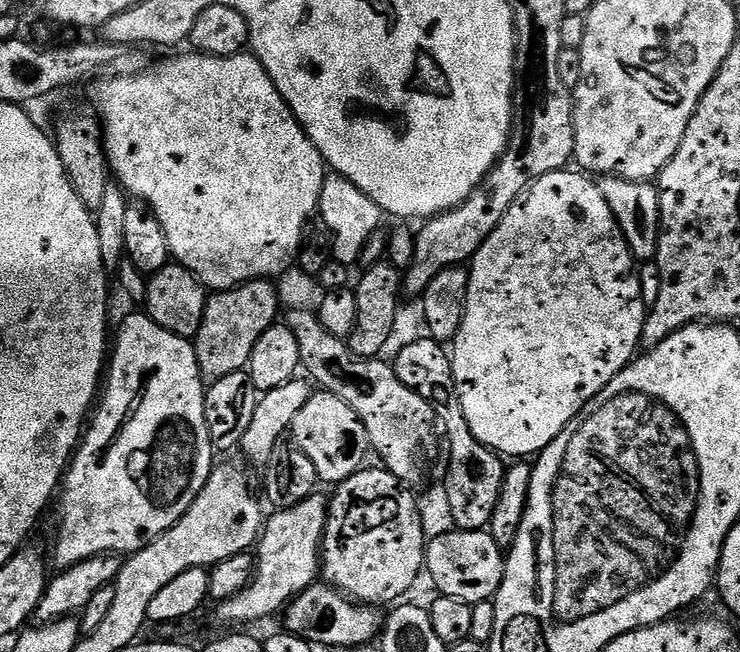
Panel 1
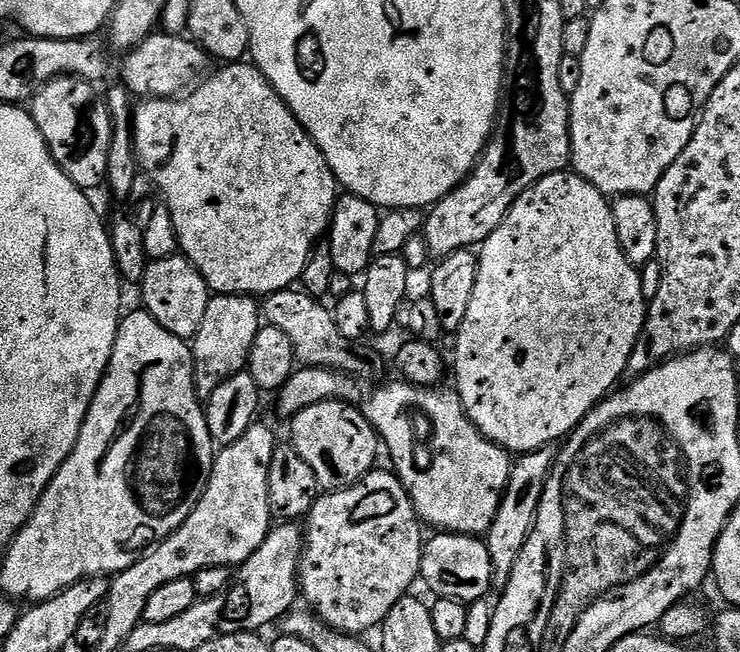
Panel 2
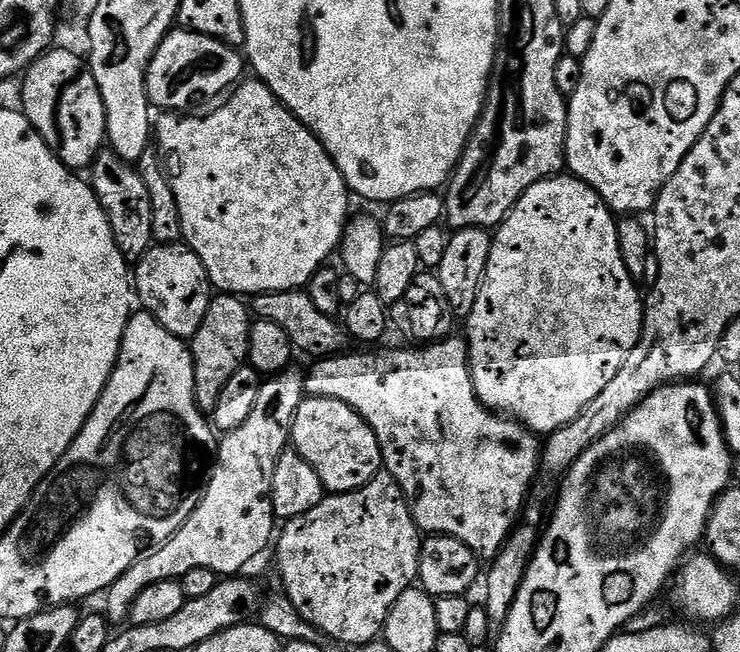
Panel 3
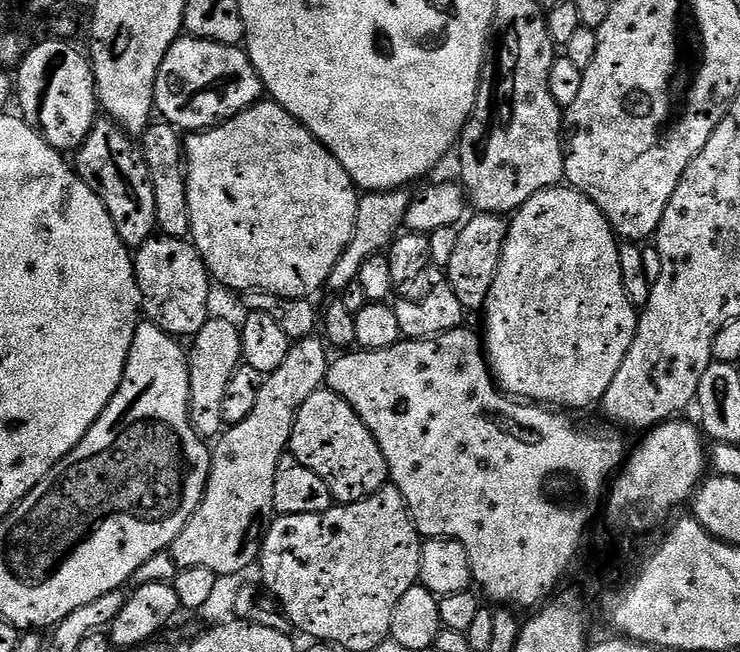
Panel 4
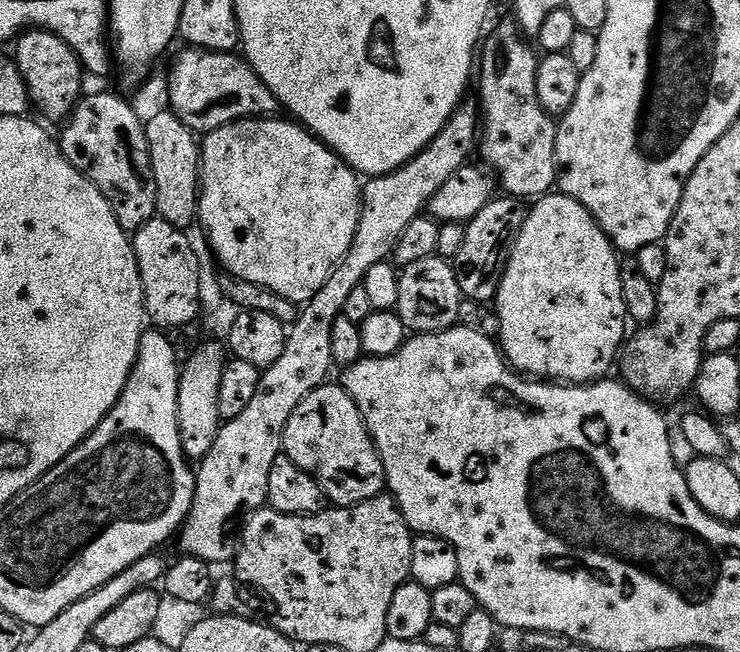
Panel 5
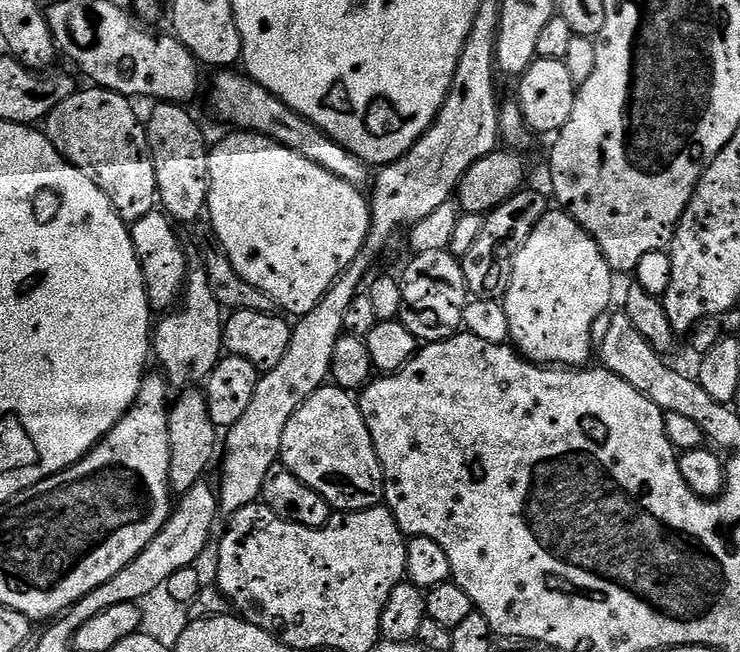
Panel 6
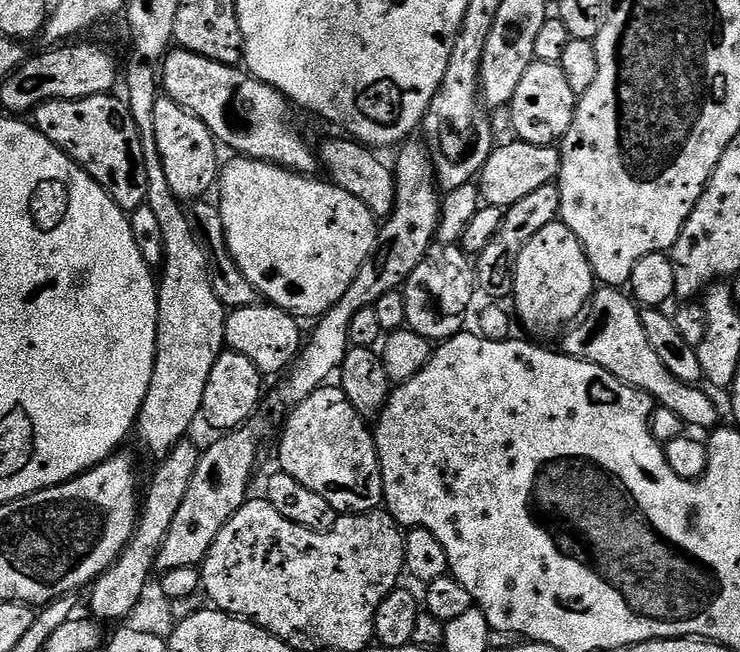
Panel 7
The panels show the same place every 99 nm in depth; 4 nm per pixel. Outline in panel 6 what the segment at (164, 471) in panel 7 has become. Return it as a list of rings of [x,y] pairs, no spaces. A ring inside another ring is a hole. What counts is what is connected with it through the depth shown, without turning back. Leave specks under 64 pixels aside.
[[[187,387],[173,399],[168,413],[168,429],[170,430],[170,486],[173,493],[182,494],[190,490],[190,486],[201,483],[205,479],[204,471],[212,464],[216,452],[218,456],[218,430],[208,413],[207,395],[199,387]]]

